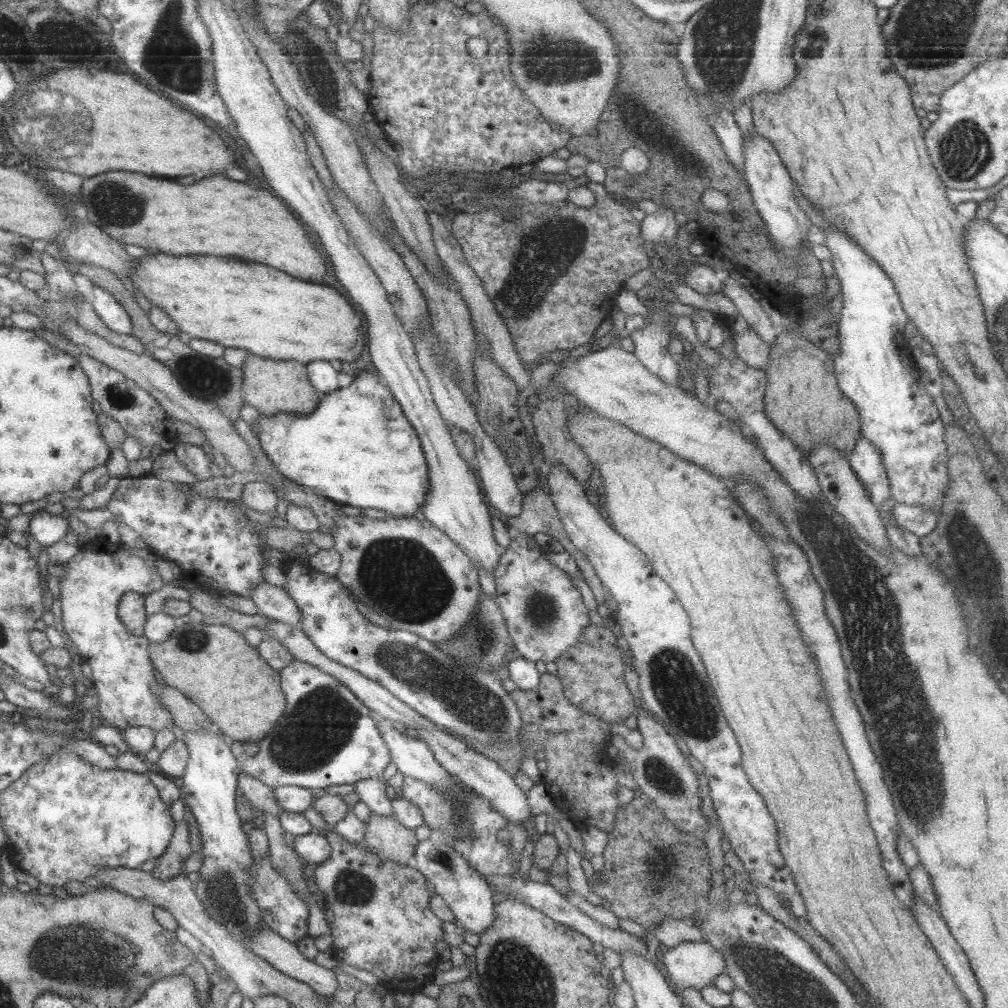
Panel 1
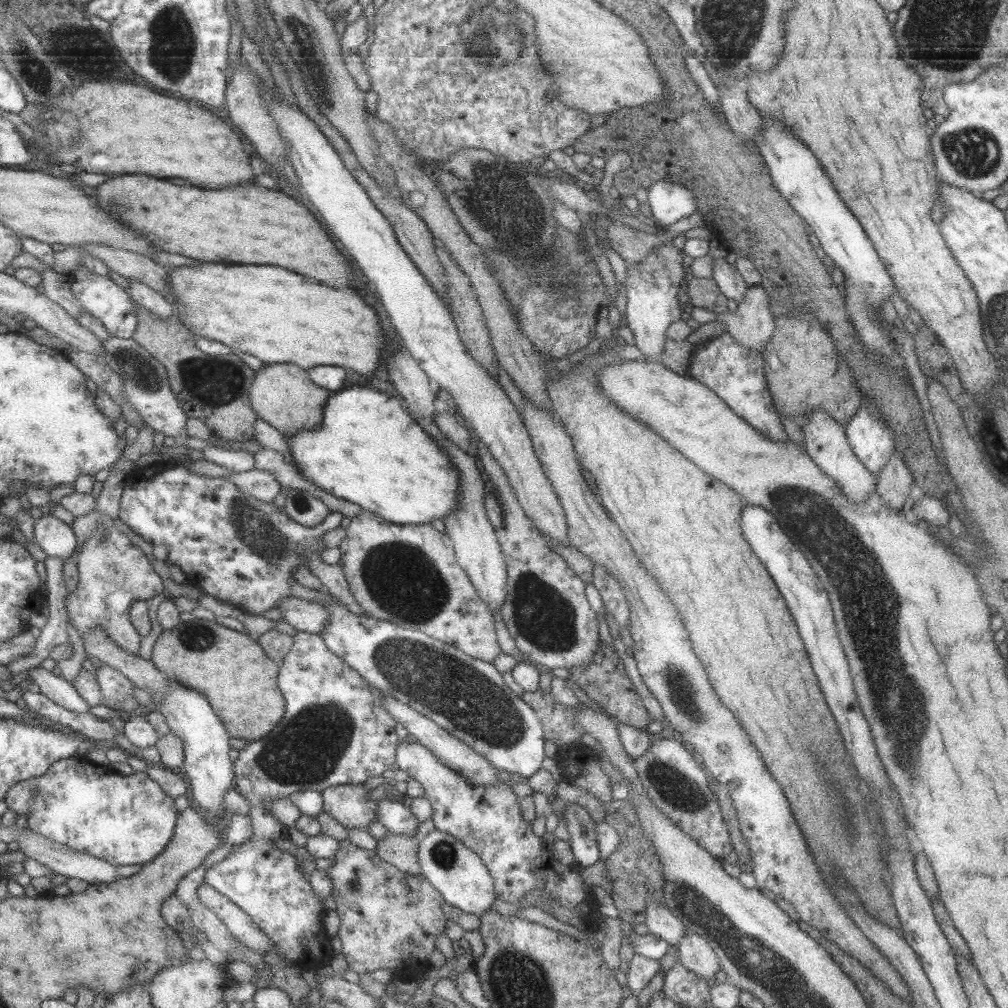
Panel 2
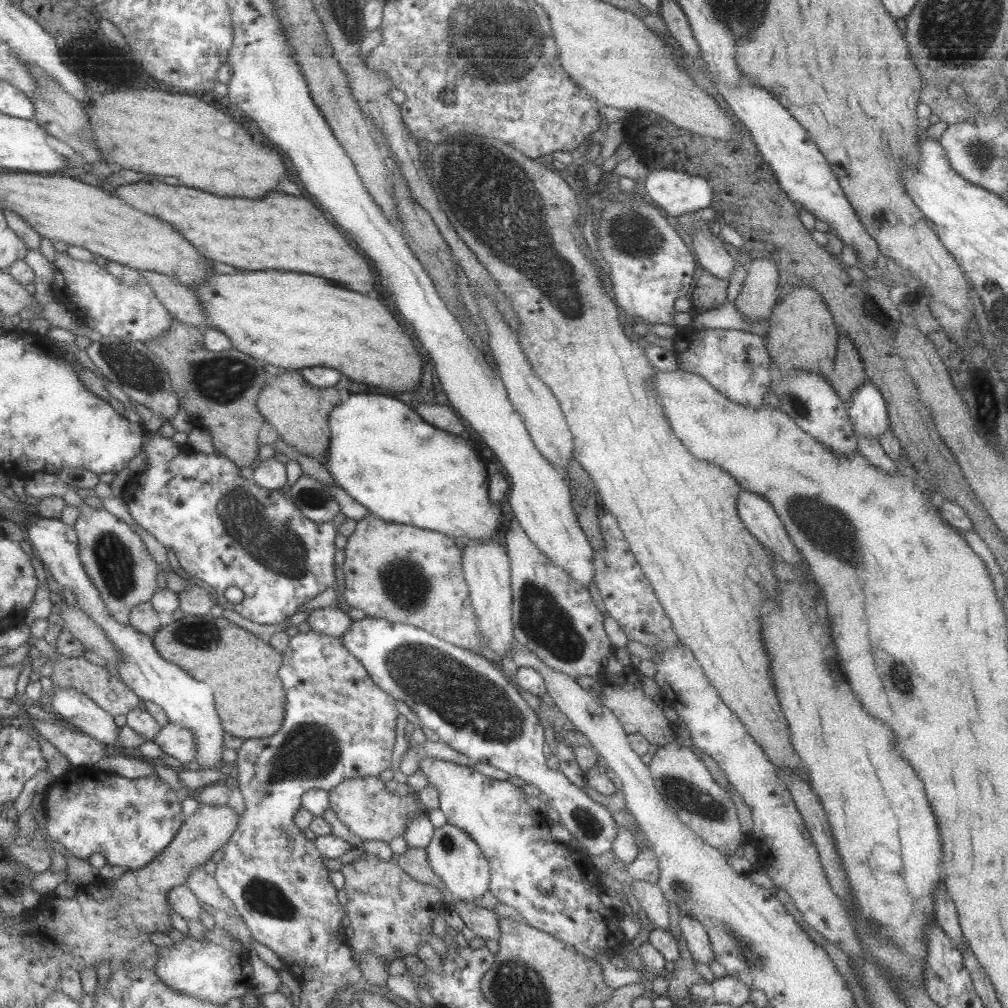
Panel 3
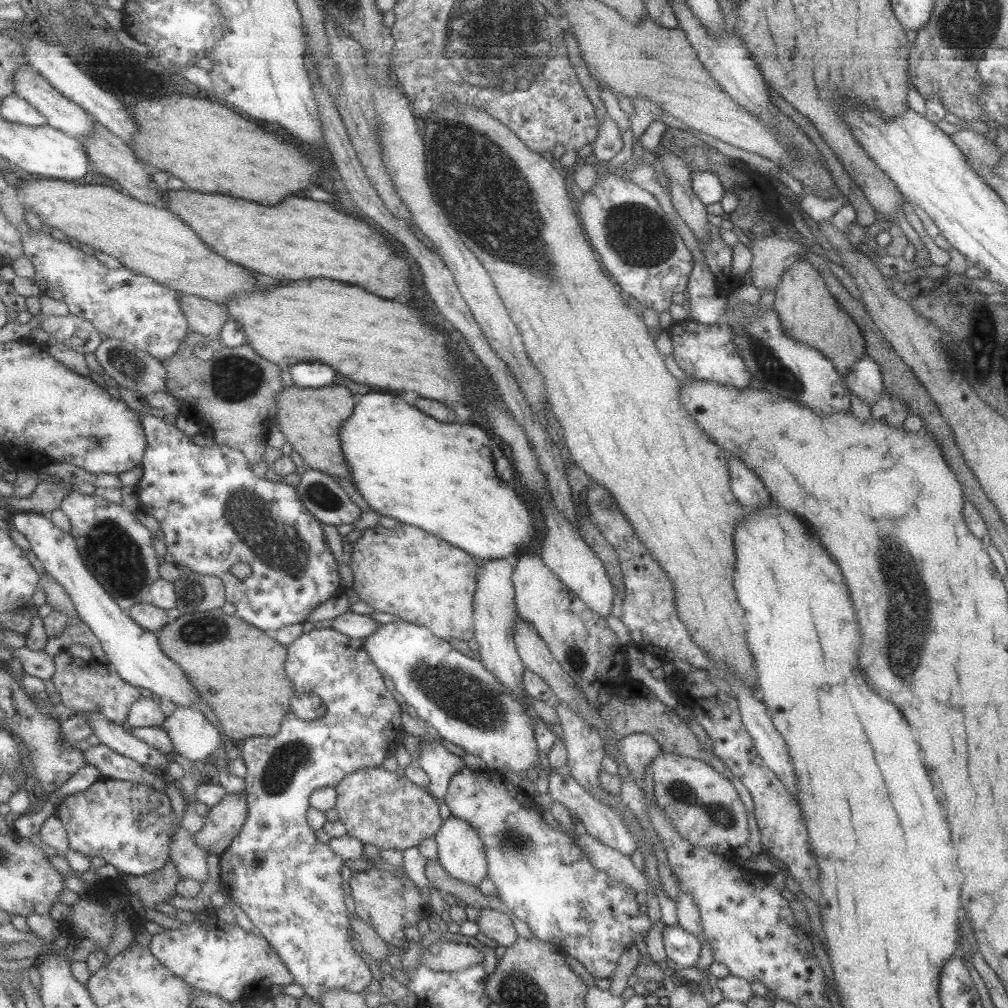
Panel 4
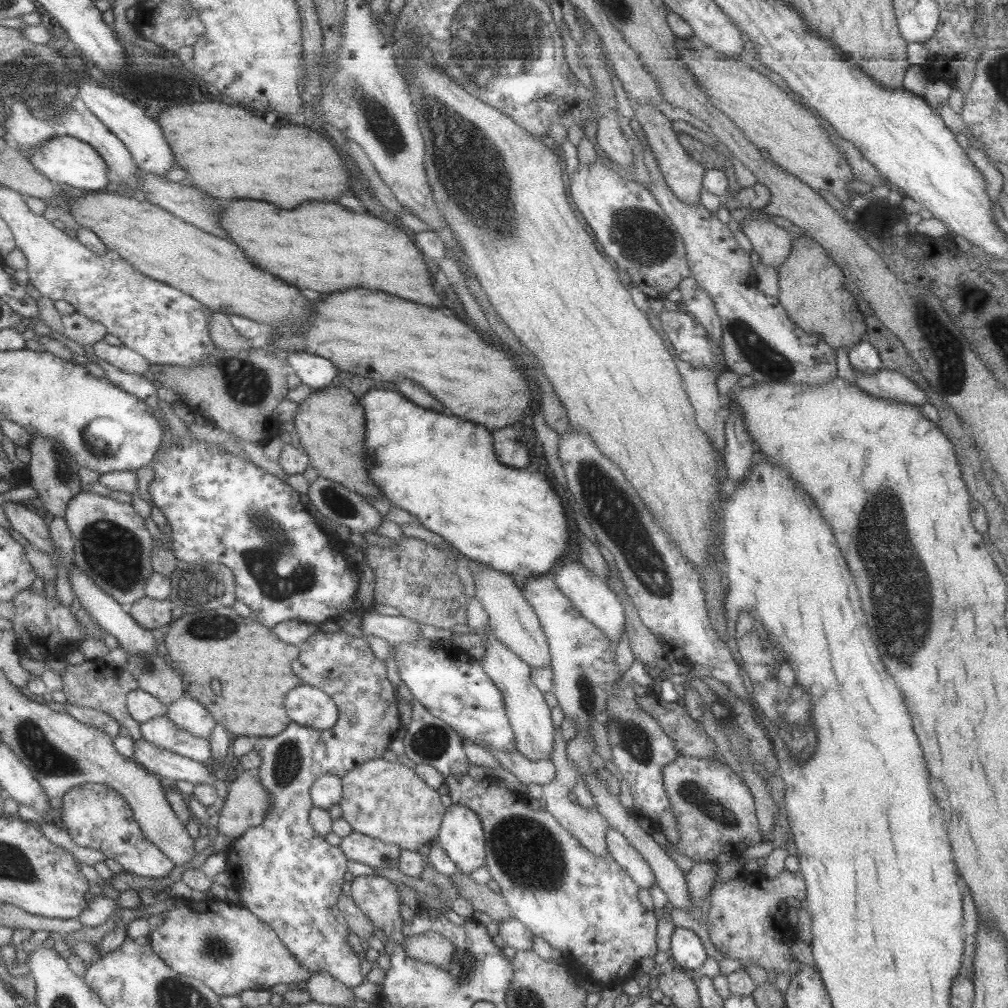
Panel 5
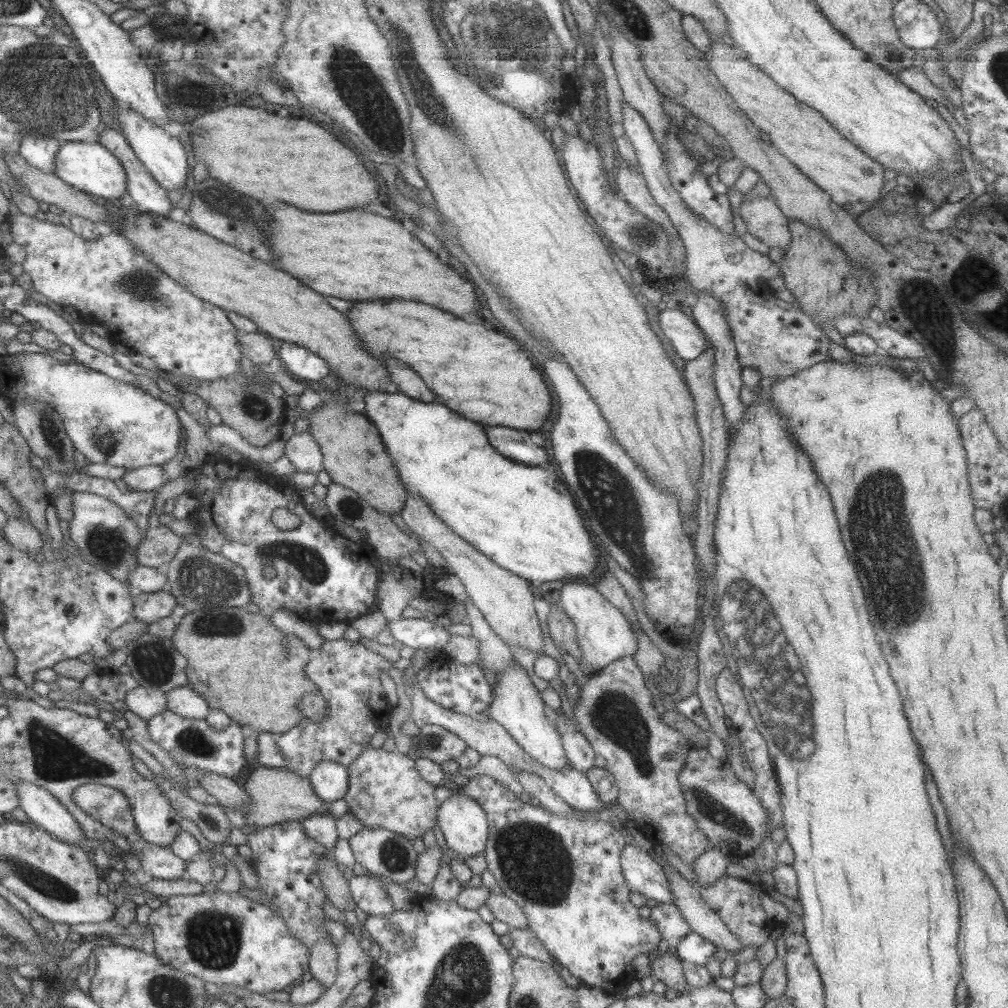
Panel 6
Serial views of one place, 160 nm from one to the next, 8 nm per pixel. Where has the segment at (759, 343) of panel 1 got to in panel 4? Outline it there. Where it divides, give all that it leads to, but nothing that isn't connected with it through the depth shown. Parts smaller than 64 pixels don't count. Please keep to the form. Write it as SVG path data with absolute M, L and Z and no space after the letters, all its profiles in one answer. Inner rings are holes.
M775 235L756 236L748 245L752 252L752 262L749 265L751 284L760 292L774 290L787 269L788 262L805 252L805 248L801 248L795 241Z

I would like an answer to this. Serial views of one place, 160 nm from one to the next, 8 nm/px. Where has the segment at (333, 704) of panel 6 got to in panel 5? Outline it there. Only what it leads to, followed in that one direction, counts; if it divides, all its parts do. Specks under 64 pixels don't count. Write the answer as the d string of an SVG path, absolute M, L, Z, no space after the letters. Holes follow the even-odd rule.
M315 631L299 645L297 656L290 662L290 669L303 684L318 688L328 694L338 710L338 717L331 728L319 730L289 721L279 735L259 737L252 747L258 752L260 763L256 777L268 792L268 811L263 820L236 839L232 839L225 849L226 867L222 876L228 886L241 898L241 904L261 922L268 924L277 934L277 939L293 957L297 964L311 975L325 973L345 987L364 985L365 977L360 975L362 960L347 944L347 923L343 913L337 908L341 893L346 858L342 850L330 845L319 836L308 823L308 812L313 806L310 801L311 785L324 774L342 777L346 772L363 764L366 760L381 758L389 743L396 739L402 727L397 713L398 698L391 682L385 675L385 665L375 657L365 638L338 632Z

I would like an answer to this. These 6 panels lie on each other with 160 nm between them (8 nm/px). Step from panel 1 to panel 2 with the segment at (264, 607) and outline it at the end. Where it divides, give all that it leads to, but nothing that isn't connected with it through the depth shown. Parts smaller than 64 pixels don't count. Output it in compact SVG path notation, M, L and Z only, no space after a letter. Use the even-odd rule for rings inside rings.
M287 596L277 604L282 619L297 631L318 634L325 627L324 622L328 617L327 611L321 604L306 602L301 598Z

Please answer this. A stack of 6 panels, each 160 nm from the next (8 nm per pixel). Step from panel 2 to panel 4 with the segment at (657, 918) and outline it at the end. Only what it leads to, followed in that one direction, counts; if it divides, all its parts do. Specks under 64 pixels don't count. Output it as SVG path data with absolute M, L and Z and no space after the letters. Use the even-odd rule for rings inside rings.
M587 833L579 837L576 843L593 868L604 872L611 880L632 888L635 893L645 892L646 896L650 897L644 874L635 868L635 864L631 863L628 856L610 846L605 846L596 838L589 837Z

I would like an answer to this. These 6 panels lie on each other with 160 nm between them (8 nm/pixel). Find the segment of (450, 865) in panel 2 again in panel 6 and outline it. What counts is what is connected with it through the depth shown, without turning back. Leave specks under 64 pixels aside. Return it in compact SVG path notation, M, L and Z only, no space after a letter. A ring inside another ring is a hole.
M451 789L449 797L438 806L436 823L453 854L469 858L485 850L487 819L482 806L472 798Z

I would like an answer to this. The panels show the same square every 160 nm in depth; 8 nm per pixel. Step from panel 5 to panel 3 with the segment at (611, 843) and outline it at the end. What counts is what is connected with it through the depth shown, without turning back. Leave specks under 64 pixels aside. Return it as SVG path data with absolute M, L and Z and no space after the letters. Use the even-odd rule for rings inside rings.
M367 616L351 621L339 637L342 645L364 666L373 684L392 696L407 714L415 714L419 724L432 730L439 741L447 744L455 752L464 754L473 763L489 764L536 786L546 796L550 806L556 810L557 822L567 828L571 838L576 840L578 849L583 848L588 856L610 851L616 832L612 818L613 806L605 808L595 803L581 791L581 788L567 781L558 770L549 769L545 765L546 759L541 753L545 740L538 716L520 696L518 690L508 683L506 677L481 653L449 644L409 624L392 623Z

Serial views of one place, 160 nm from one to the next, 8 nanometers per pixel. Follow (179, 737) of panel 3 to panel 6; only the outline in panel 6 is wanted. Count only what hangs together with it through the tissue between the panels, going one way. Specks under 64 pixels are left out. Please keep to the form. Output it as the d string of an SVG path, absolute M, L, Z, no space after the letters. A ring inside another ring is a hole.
M188 685L178 686L169 692L165 692L166 708L171 712L185 718L203 720L210 708L207 703L193 692Z

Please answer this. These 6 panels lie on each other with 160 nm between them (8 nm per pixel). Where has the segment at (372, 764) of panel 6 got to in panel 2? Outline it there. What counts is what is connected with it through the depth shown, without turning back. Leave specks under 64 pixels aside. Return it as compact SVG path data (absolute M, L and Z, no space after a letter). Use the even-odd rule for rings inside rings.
M361 784L337 785L324 788L321 792L322 811L334 818L345 829L360 828L367 831L367 826L372 818L376 817L376 801L367 799L367 791Z

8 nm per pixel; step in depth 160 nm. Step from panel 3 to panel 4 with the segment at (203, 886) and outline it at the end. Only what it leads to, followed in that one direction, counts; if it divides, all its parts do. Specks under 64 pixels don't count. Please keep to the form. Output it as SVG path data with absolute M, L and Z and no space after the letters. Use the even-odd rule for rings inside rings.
M181 823L174 830L169 850L168 858L177 867L182 878L192 878L199 884L208 879L206 861L210 855L194 843Z

